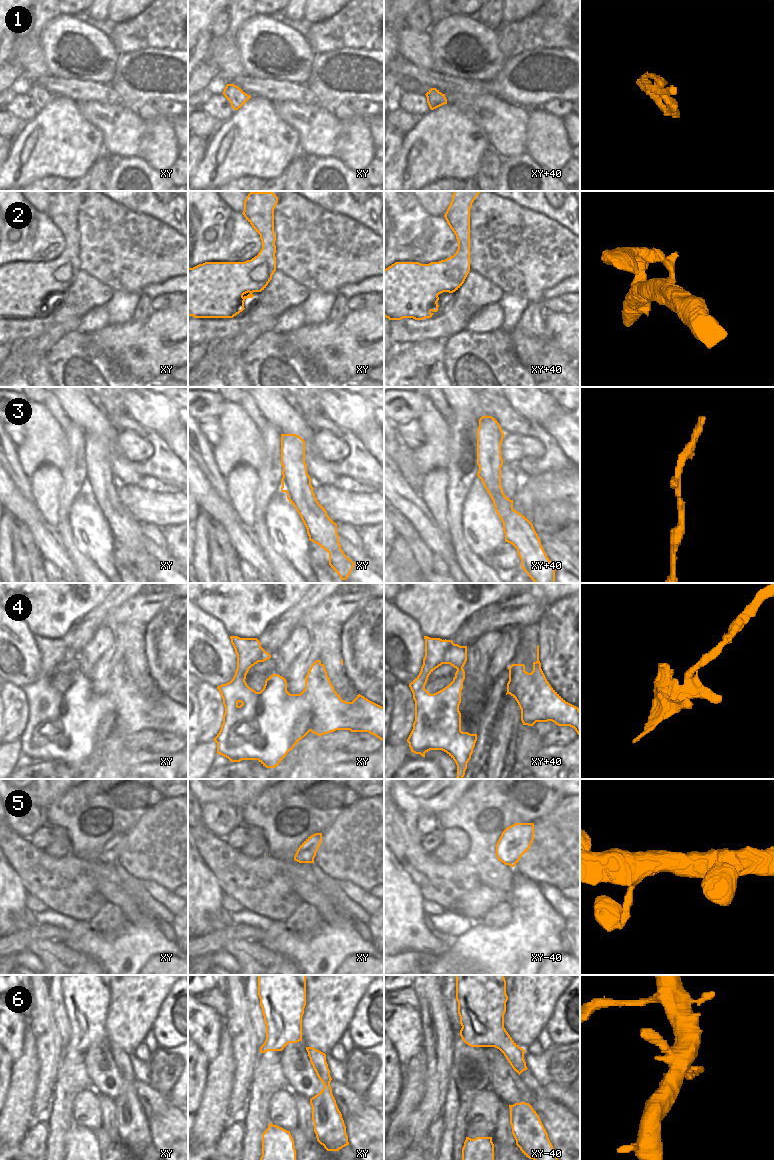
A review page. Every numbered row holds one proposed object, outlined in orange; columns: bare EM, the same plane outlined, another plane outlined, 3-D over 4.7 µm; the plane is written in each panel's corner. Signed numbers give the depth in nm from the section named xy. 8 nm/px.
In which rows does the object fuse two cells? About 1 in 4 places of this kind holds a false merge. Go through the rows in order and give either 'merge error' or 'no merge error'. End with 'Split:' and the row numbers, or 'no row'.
1: no merge error
2: no merge error
3: no merge error
4: merge error
5: no merge error
6: no merge error
Split: 4

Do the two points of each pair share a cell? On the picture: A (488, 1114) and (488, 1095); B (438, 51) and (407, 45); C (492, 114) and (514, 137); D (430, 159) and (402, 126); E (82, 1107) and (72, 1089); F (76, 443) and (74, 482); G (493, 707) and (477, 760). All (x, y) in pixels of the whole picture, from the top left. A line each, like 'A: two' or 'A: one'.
A: one
B: two
C: one
D: two
E: two
F: one
G: one

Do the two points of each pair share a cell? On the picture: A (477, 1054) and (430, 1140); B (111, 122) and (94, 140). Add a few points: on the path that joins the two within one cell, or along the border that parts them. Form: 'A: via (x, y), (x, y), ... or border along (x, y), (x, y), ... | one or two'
A: border along (440, 1116), (443, 1122), (443, 1129), (439, 1142) | two
B: border along (84, 117), (100, 133), (104, 152) | two

